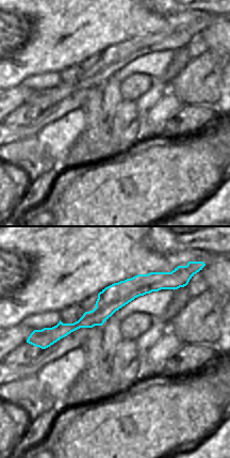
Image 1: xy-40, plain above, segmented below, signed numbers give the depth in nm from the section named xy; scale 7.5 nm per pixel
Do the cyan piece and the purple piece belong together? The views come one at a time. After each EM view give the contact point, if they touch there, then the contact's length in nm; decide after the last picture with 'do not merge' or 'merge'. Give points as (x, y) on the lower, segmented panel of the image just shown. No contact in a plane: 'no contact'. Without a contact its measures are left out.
no contact

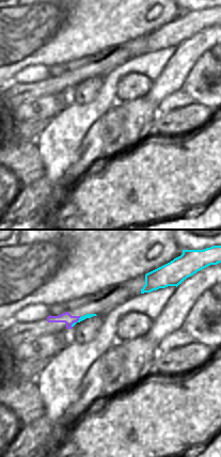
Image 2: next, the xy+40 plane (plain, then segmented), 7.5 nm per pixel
contact (75, 322); length 100 nm

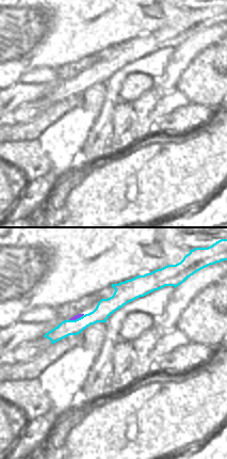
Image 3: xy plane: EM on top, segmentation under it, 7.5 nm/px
contact (76, 319); length 130 nm

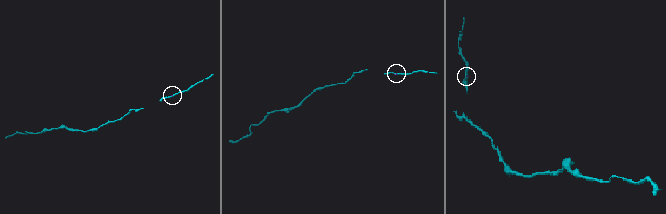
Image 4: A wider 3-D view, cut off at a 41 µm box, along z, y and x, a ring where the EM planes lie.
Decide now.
do not merge

